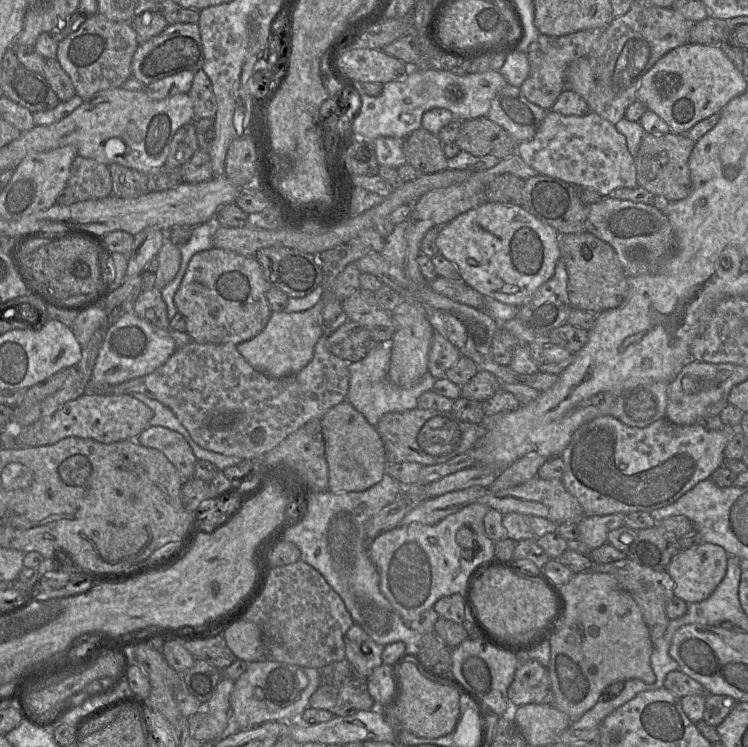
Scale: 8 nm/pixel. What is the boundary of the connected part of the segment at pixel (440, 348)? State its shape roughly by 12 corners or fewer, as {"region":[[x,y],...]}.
{"region":[[434,332],[428,371],[445,377],[460,357],[449,340]]}

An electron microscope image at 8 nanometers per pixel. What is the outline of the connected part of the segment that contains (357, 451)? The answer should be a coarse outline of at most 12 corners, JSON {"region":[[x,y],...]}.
{"region":[[345,400],[321,418],[328,491],[365,491],[387,460]]}

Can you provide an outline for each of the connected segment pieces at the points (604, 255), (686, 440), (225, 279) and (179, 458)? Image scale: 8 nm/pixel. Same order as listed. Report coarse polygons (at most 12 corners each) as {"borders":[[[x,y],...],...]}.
{"borders":[[[561,234],[571,307],[599,314],[628,299],[614,248]],[[665,417],[581,425],[561,481],[585,516],[673,504],[731,433]],[[211,248],[174,295],[192,341],[239,344],[272,311],[253,256]],[[150,426],[137,442],[161,451],[183,479],[198,459],[178,432]]]}

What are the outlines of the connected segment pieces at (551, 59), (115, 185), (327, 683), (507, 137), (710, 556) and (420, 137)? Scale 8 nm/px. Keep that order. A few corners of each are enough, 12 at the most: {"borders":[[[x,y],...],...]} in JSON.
{"borders":[[[603,30],[540,33],[519,87],[551,110],[569,65],[595,50]],[[108,166],[112,195],[137,198],[149,193],[147,174]],[[346,660],[319,670],[309,707],[335,716],[377,711],[366,677]],[[486,116],[462,121],[455,143],[475,157],[515,154],[511,135]],[[703,543],[680,551],[666,568],[674,595],[709,598],[725,577],[729,554]],[[424,128],[401,140],[407,164],[421,174],[447,169],[439,137]]]}

